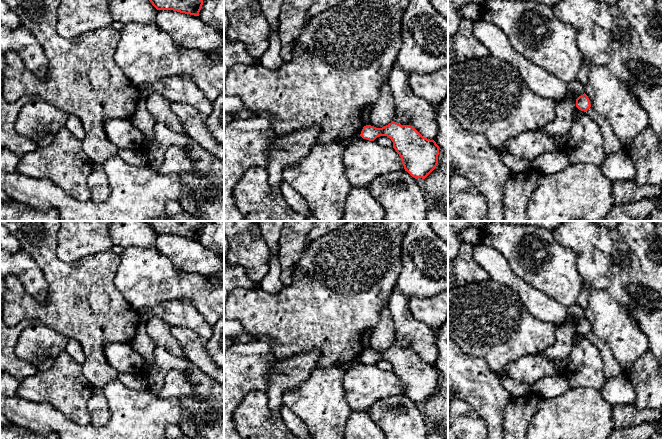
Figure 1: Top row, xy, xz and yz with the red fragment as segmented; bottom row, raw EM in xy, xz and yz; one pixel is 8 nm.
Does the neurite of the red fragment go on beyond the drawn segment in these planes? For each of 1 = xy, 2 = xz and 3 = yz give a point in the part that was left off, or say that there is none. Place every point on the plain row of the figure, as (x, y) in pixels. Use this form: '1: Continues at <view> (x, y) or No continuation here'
1: No continuation here
2: No continuation here
3: No continuation here

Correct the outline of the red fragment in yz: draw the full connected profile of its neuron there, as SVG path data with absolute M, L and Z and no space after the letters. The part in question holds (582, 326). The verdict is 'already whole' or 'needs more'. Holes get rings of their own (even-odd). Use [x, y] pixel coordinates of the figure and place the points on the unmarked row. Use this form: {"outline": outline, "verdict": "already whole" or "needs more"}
{"outline": "M585 317L576 323L576 331L584 336L587 336L591 331L590 324Z", "verdict": "already whole"}

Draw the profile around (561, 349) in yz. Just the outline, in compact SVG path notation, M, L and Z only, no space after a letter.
M566 320L561 325L557 326L557 335L555 343L539 352L547 359L560 361L570 357L572 347L574 344L574 334L576 332L576 324Z

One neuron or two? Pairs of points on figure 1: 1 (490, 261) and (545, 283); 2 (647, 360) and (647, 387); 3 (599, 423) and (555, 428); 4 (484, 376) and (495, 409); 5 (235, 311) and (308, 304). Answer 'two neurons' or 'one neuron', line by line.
1: two neurons
2: one neuron
3: one neuron
4: one neuron
5: one neuron

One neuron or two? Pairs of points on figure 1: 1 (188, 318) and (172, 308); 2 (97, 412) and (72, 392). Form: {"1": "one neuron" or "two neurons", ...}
{"1": "one neuron", "2": "two neurons"}

